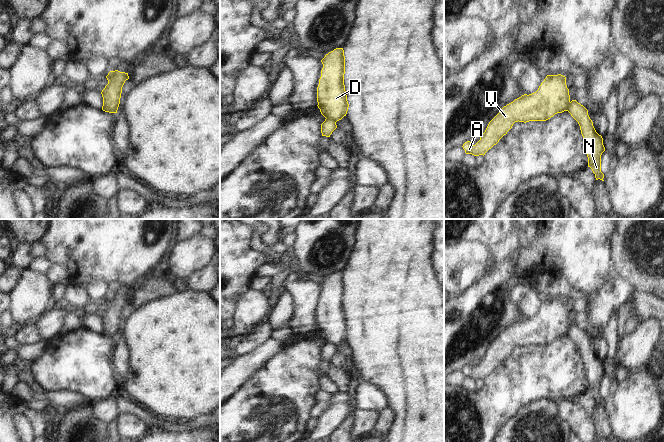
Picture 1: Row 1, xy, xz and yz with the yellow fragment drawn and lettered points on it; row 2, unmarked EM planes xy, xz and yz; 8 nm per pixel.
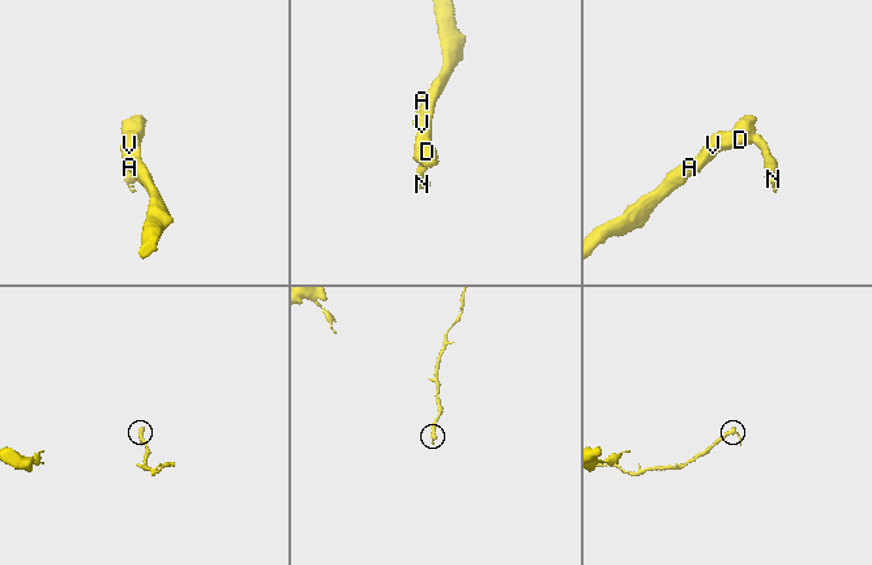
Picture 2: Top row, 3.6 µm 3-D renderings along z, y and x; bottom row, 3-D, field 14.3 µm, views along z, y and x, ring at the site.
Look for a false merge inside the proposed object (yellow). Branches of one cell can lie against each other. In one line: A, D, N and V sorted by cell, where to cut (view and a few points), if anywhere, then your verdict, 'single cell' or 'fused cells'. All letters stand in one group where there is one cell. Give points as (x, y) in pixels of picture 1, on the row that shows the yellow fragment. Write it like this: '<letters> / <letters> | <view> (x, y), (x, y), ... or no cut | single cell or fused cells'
A D V / N | xz (326, 117), (336, 121) | fused cells

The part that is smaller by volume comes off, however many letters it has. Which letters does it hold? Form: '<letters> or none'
N

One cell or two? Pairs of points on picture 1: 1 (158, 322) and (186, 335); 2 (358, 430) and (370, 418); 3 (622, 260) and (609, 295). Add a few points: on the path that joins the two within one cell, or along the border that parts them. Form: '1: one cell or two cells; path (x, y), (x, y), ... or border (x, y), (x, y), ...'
1: one cell; path (165, 329), (171, 335), (179, 335)
2: one cell; path (361, 427), (367, 421)
3: two cells; border (615, 274), (625, 277), (635, 290)

